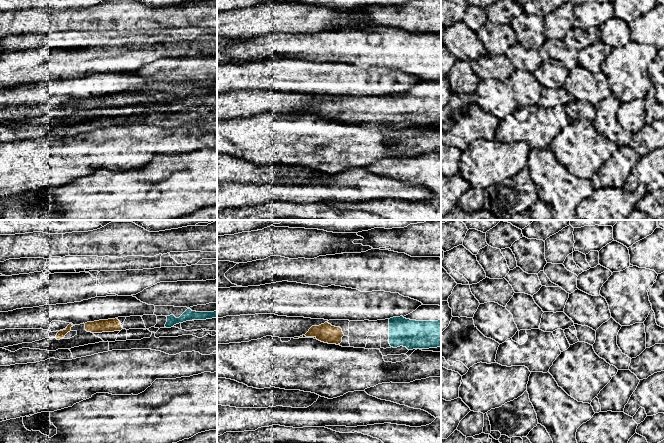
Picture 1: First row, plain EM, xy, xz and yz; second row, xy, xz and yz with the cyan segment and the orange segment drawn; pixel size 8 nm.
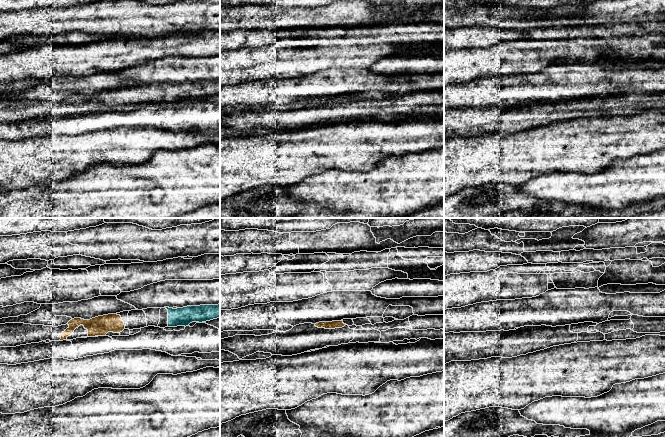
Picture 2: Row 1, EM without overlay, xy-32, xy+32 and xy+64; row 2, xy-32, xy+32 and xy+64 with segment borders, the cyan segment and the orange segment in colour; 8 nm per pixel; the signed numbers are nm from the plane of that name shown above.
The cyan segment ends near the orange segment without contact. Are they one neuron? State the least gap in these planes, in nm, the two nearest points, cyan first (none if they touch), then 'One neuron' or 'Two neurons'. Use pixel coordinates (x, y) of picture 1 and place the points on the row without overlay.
Distance 340 nm. Across: xy (165, 102), (122, 104). One neuron

